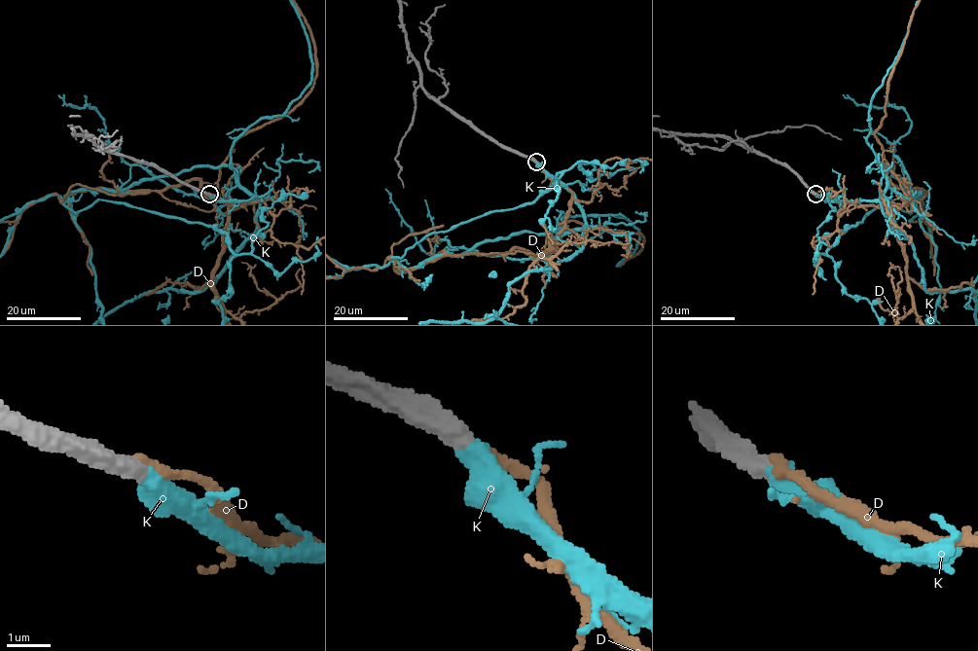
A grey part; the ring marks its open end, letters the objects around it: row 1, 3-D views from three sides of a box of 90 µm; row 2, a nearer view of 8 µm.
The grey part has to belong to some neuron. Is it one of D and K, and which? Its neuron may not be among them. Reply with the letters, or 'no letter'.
K

